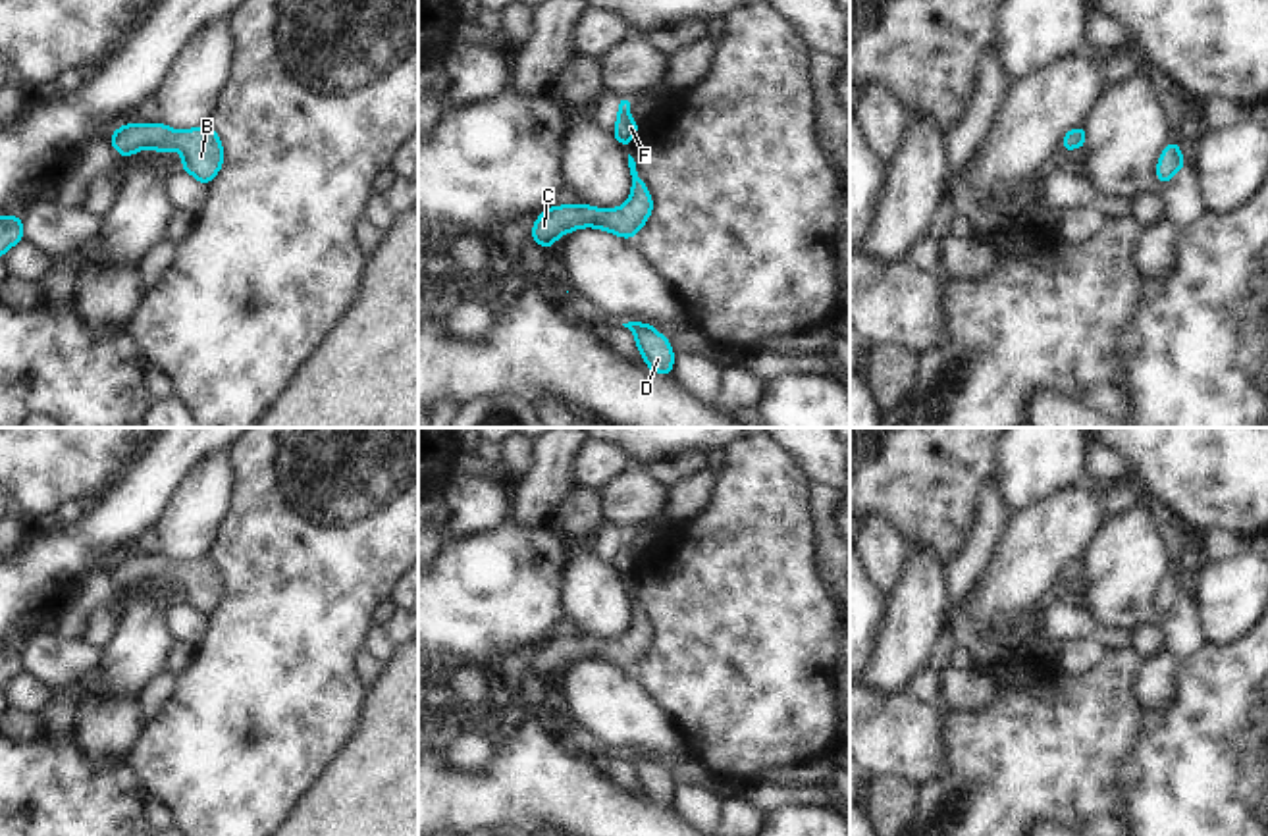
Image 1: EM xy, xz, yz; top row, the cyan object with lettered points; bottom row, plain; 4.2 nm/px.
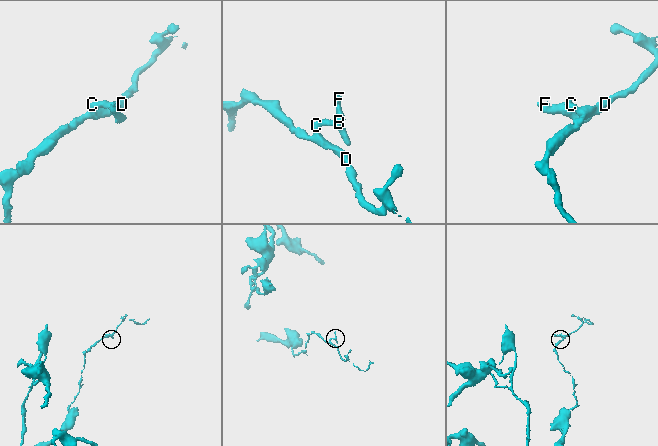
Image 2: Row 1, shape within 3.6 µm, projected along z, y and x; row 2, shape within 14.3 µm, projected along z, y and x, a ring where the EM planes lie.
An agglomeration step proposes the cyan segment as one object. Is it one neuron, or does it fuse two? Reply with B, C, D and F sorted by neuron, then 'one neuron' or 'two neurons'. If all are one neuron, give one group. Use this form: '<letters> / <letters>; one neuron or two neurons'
B C D F; one neuron

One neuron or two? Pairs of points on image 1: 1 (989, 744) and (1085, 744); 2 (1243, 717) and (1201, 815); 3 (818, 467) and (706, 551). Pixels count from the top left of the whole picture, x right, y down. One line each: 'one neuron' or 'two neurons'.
1: one neuron
2: one neuron
3: two neurons

